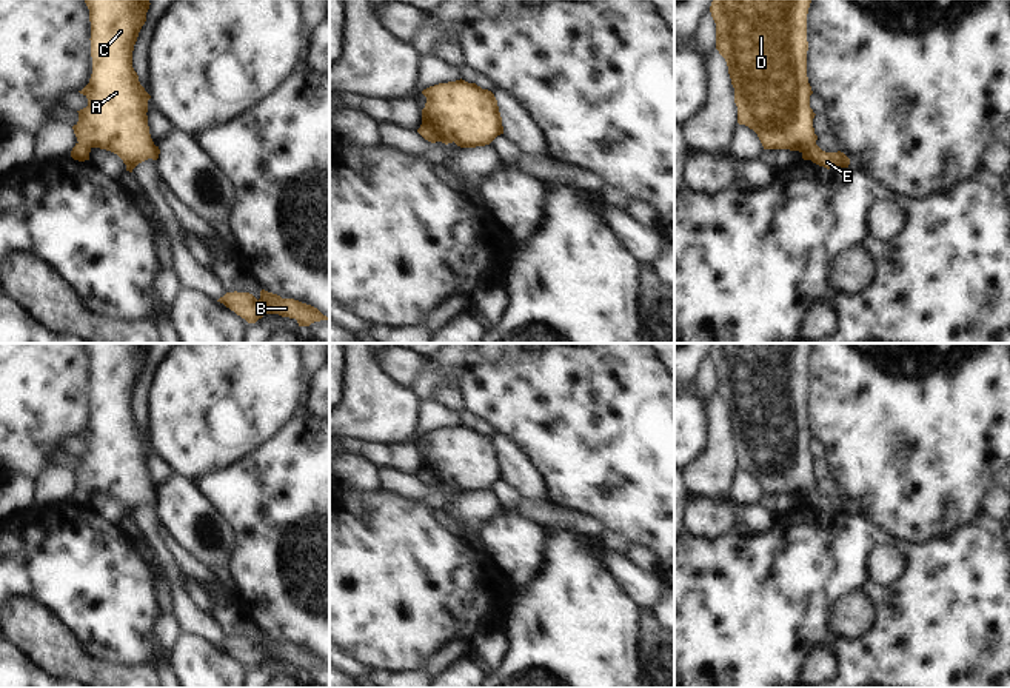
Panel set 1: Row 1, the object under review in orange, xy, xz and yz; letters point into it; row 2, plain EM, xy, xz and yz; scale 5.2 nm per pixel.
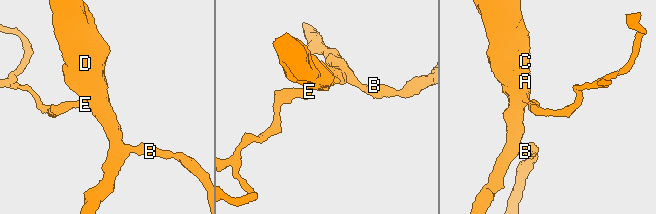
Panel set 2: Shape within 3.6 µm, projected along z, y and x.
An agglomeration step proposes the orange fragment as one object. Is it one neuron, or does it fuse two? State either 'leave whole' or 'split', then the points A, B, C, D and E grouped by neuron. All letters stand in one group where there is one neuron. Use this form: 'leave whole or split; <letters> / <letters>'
leave whole; A B C D E

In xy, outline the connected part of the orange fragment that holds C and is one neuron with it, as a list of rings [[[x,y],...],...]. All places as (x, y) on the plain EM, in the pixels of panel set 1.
[[[83,343],[89,354],[92,419],[89,428],[79,436],[88,443],[88,451],[77,456],[79,466],[72,471],[77,488],[71,502],[89,505],[92,493],[117,499],[126,516],[148,505],[157,505],[160,494],[154,489],[148,471],[148,445],[151,440],[139,426],[132,412],[132,396],[139,377],[146,366],[149,343]]]

